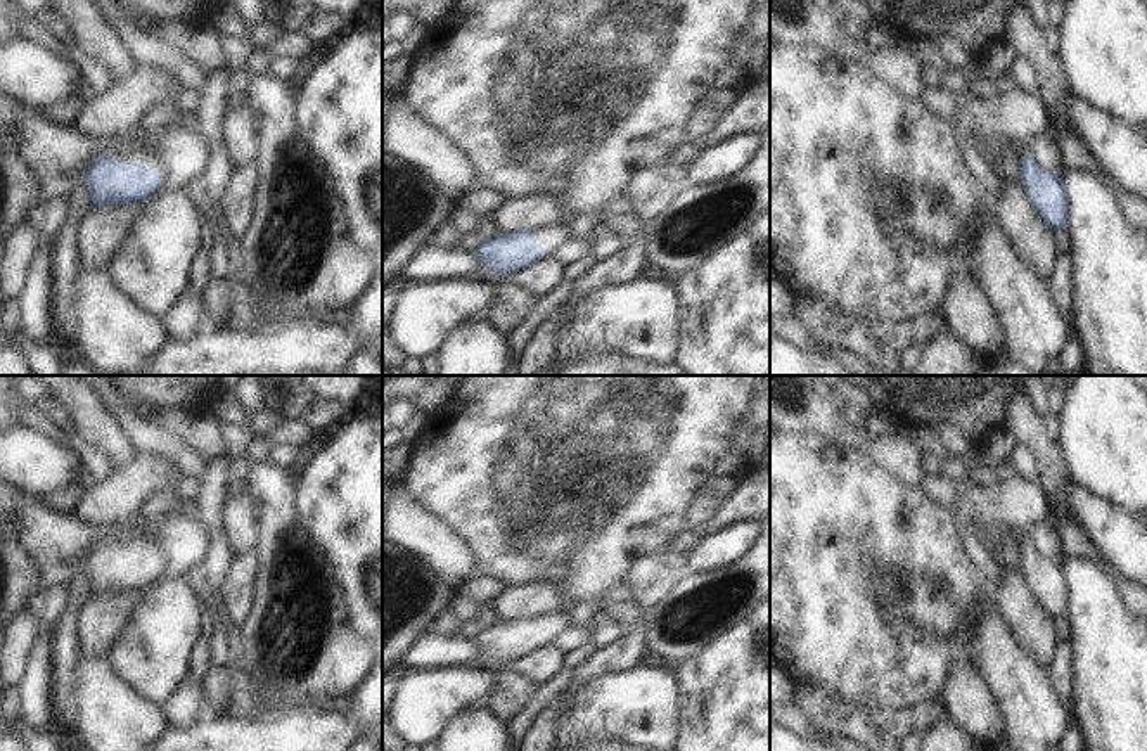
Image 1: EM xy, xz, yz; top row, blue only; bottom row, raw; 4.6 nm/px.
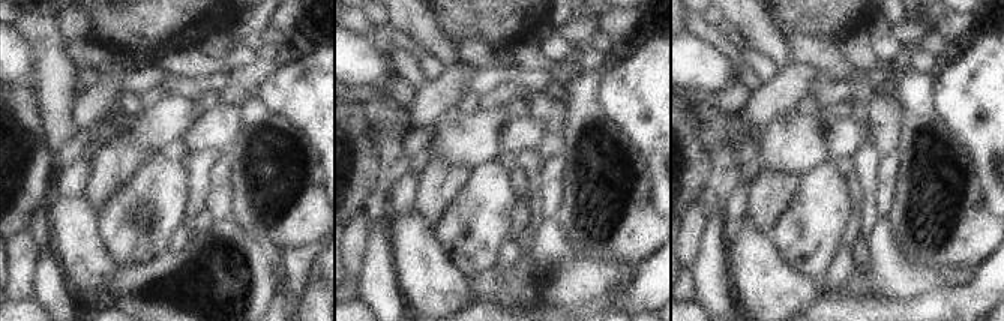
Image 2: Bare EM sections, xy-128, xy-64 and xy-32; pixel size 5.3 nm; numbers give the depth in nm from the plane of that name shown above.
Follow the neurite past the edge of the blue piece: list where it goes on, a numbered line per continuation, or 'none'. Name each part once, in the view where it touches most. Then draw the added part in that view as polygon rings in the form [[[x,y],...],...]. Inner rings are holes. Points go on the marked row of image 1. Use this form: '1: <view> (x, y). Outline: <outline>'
1: xy (132, 147). Outline: [[[135,126],[130,132],[109,138],[109,145],[104,154],[109,154],[119,164],[140,164],[151,171],[156,171],[163,180],[166,170],[161,156],[149,145],[149,133]]]

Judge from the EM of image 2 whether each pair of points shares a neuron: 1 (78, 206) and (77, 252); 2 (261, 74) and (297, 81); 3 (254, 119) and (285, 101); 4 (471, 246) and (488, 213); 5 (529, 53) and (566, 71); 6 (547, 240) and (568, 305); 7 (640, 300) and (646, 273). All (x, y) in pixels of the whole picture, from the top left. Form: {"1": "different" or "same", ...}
{"1": "same", "2": "different", "3": "different", "4": "same", "5": "same", "6": "same", "7": "same"}

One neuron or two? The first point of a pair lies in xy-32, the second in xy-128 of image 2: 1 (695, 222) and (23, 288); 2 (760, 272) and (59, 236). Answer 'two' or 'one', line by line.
1: one
2: one

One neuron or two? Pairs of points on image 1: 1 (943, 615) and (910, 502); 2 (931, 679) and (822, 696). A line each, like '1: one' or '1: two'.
1: one
2: two

